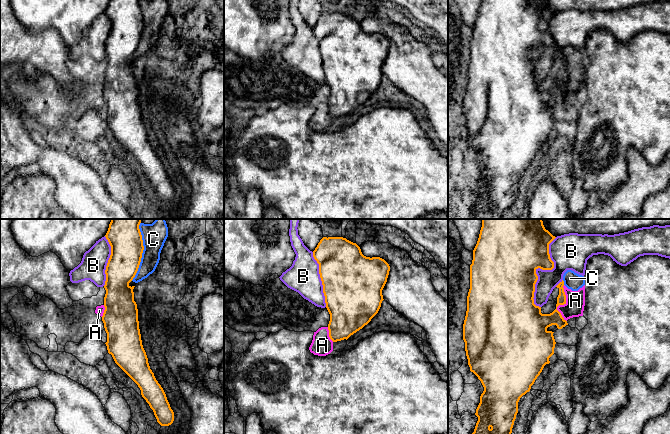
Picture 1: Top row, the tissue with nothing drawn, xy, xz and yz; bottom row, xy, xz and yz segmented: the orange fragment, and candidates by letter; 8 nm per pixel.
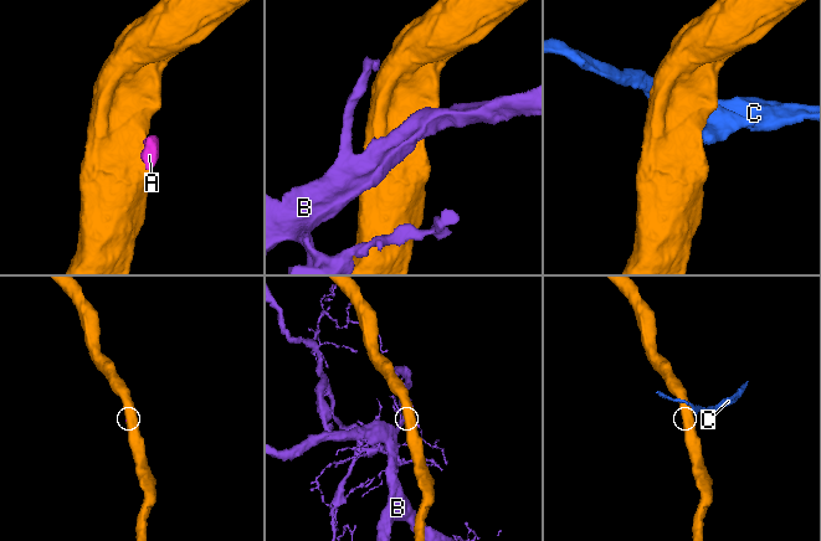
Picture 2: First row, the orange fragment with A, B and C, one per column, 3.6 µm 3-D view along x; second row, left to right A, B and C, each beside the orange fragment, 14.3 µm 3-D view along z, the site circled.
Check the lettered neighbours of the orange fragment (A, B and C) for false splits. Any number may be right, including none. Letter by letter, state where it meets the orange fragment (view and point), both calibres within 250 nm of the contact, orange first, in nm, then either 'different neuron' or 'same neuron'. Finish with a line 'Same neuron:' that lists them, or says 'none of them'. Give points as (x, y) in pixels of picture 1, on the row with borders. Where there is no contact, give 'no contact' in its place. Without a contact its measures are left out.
A: meets orange in yz at (562, 304); 160 nm thick on the orange side, 160 nm on the other; different neuron
B: meets orange in yz at (540, 268); 480 nm thick on the orange side, 280 nm on the other; different neuron
C: meets orange in xy at (142, 251); 260 nm thick on the orange side, 200 nm on the other; different neuron
Same neuron: none of them

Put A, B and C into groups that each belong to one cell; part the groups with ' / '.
A C / B

